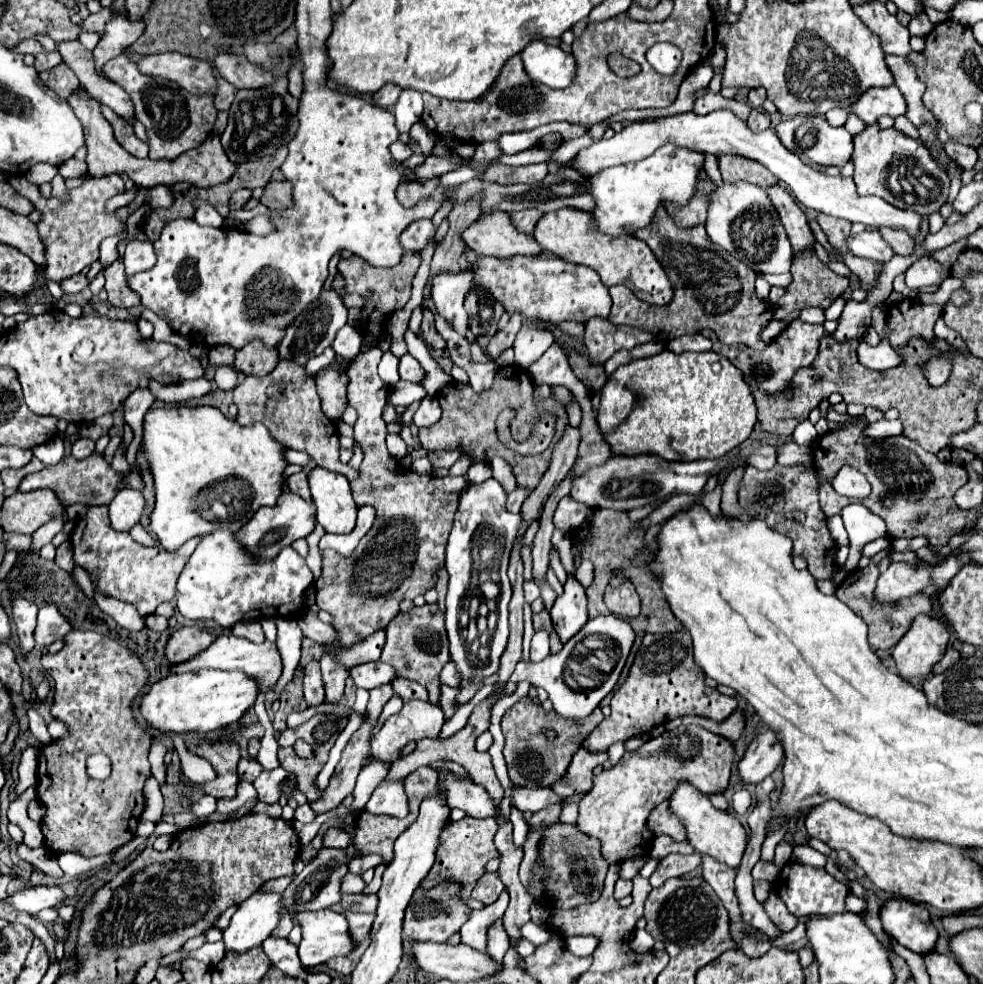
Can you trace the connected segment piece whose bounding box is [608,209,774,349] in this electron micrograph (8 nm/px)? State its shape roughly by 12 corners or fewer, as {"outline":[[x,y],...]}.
{"outline":[[660,209],[636,237],[674,285],[664,307],[610,287],[610,323],[660,341],[712,329],[766,349],[756,275]]}

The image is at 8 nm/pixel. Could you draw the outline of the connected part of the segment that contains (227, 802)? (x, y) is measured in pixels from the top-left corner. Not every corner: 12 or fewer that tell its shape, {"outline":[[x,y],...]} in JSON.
{"outline":[[240,781],[236,797],[218,799],[218,811],[236,819],[256,805],[258,793]]}

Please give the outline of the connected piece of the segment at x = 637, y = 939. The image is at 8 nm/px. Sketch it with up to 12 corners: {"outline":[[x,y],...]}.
{"outline":[[636,929],[630,945],[636,951],[654,947],[646,929]]}

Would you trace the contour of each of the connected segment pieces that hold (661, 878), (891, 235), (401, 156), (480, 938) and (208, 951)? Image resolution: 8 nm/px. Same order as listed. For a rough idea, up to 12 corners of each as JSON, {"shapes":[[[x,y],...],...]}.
{"shapes":[[[672,853],[660,861],[650,877],[660,887],[670,877],[694,871],[702,863],[700,853]],[[880,229],[898,255],[914,253],[914,239],[898,229]],[[396,141],[390,145],[396,161],[406,161],[412,151],[406,143]],[[504,889],[496,903],[472,911],[460,929],[462,943],[486,951],[486,931],[508,907]],[[222,940],[205,943],[187,957],[216,966],[225,955]]]}

